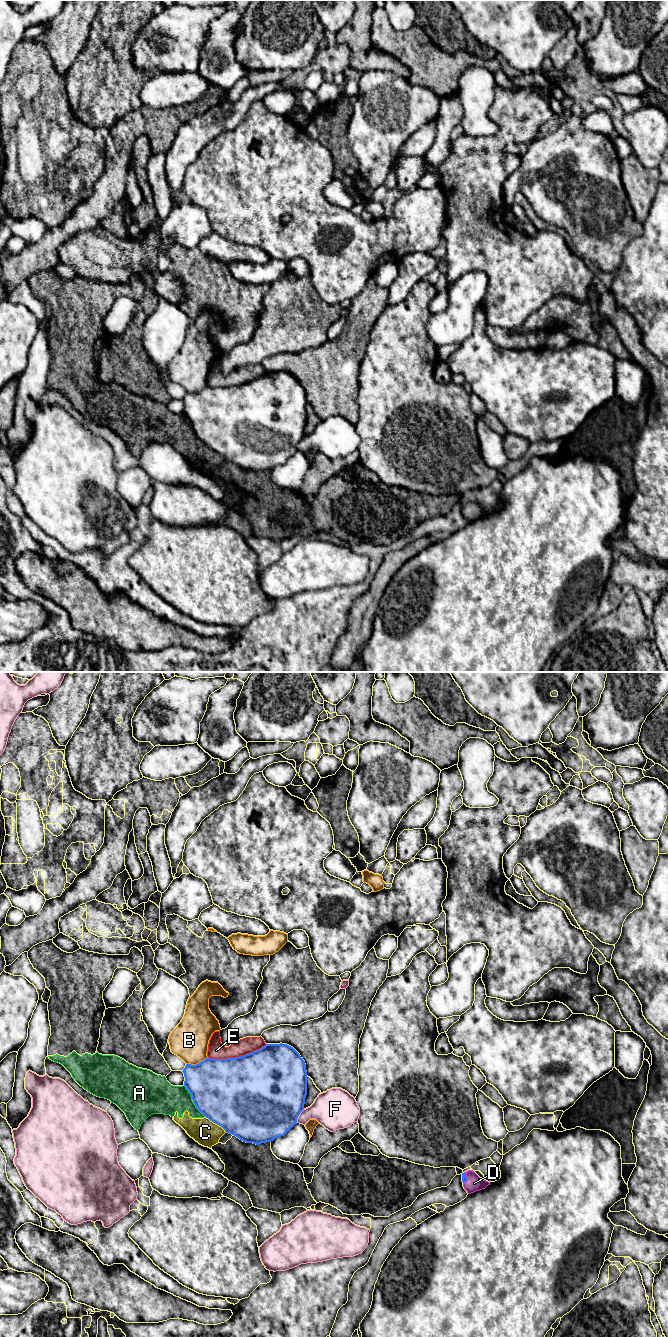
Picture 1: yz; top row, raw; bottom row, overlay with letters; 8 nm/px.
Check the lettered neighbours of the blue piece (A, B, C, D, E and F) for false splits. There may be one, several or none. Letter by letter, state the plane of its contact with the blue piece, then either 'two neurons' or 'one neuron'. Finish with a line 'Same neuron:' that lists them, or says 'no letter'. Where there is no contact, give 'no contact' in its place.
A: contact in yz; two neurons
B: contact in yz; two neurons
C: contact in yz; two neurons
D: contact in yz; one neuron
E: contact in yz; two neurons
F: contact in yz; two neurons
Same neuron: D

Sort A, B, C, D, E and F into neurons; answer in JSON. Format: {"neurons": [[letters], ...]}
{"neurons": [["A", "C"], ["B"], ["D"], ["E"], ["F"]]}

